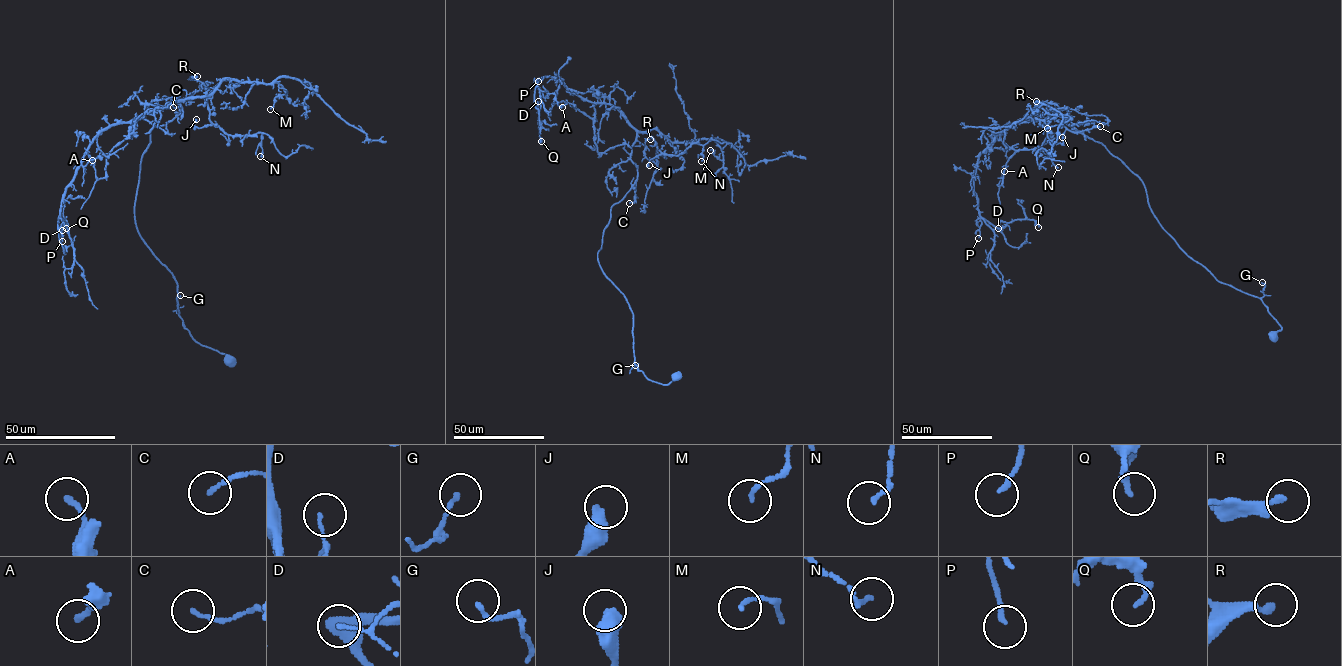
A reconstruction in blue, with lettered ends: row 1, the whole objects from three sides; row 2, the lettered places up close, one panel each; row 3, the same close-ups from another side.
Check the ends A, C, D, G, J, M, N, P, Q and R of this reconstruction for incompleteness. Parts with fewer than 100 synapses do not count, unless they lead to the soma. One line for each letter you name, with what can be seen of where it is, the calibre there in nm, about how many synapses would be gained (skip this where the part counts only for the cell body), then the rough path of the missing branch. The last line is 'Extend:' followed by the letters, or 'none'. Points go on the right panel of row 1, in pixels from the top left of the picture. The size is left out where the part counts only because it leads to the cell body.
Extend: none

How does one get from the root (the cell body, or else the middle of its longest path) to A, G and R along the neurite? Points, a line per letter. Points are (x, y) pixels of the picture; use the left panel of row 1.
A: (230, 361), (184, 327), (177, 283), (135, 222), (150, 131), (181, 100), (134, 120), (105, 177), (92, 160)
G: (230, 361), (226, 355), (198, 343), (184, 327), (176, 312), (176, 300), (180, 295)
R: (230, 361), (184, 327), (177, 283), (134, 218), (150, 131), (183, 113), (175, 96), (206, 98), (197, 76)

